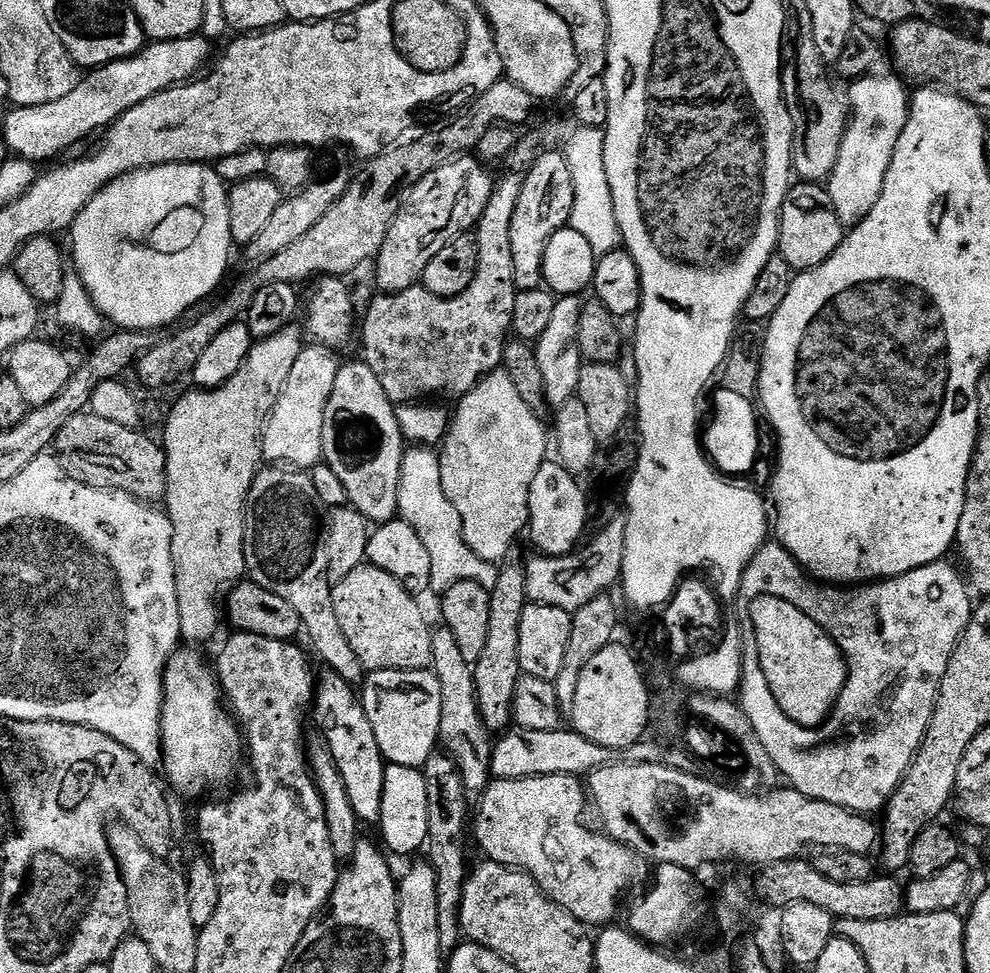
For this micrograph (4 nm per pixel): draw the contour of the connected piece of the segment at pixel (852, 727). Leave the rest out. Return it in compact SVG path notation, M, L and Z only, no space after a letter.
M766 542L760 547L758 554L754 554L750 566L746 566L744 577L740 583L740 589L738 591L739 599L744 602L749 602L754 598L758 598L759 595L773 595L776 598L782 598L785 602L790 602L798 610L802 610L807 617L812 618L826 634L832 637L833 642L840 648L841 654L844 656L847 664L848 678L827 720L819 727L804 728L798 723L791 721L782 712L782 707L778 706L778 702L774 700L774 696L770 692L770 686L767 685L766 677L762 672L762 666L759 665L758 650L756 647L749 647L745 651L744 667L740 669L740 686L738 689L739 706L743 710L746 718L749 719L750 726L754 728L754 732L758 736L759 741L762 742L762 745L766 746L766 751L772 759L773 769L777 773L780 771L788 779L785 781L791 787L795 788L796 791L806 794L810 798L818 798L822 802L830 802L834 806L848 808L852 812L873 814L872 812L876 811L876 813L879 813L887 805L888 799L898 790L898 786L904 780L905 774L910 770L910 766L922 746L922 738L926 734L928 723L934 714L936 695L940 689L942 678L946 674L946 666L950 666L950 658L954 654L954 650L958 646L958 642L962 638L966 626L972 621L974 600L971 600L973 597L970 595L969 585L966 583L965 577L959 571L956 573L948 563L949 561L947 559L935 560L933 564L927 564L918 570L910 570L901 576L892 576L889 580L881 580L879 582L865 582L859 586L825 586L821 581L812 579L800 567L799 562L779 542Z

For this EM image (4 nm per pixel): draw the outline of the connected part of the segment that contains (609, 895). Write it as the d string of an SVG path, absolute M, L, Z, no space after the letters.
M531 776L530 778L522 778L521 780L498 780L493 779L484 795L479 797L478 804L480 809L474 812L474 840L480 843L480 848L485 853L487 859L492 860L495 864L504 864L507 868L518 868L521 872L536 879L536 885L551 898L558 906L562 906L574 918L578 918L578 922L582 922L586 926L592 924L600 924L599 926L608 926L613 923L612 920L619 914L620 895L623 892L631 890L635 884L643 885L650 876L650 862L642 854L638 854L632 848L627 848L625 844L619 844L618 841L605 836L603 831L597 830L595 827L587 828L584 825L584 804L586 808L586 788L583 783L575 776Z

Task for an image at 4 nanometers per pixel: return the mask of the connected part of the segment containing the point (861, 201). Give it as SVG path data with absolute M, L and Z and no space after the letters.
M871 72L849 85L848 129L844 131L842 146L838 150L838 162L826 181L826 187L832 193L834 210L846 226L863 222L870 210L874 210L874 202L878 202L884 192L886 170L890 170L900 131L904 129L908 117L910 94L905 87L903 79L892 72Z

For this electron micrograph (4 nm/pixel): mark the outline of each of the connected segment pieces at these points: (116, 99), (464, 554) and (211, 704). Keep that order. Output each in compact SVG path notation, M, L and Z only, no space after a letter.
M202 34L181 40L158 40L149 43L137 56L128 60L91 69L81 75L78 86L74 86L66 98L33 108L13 107L2 121L4 144L12 151L9 153L13 157L21 160L55 161L56 155L82 143L91 132L107 129L122 114L126 114L126 110L138 106L138 102L146 102L146 98L154 98L154 94L162 90L197 79L205 71L204 63L213 59L212 48L213 41Z
M412 446L404 453L402 474L398 486L399 519L414 526L414 534L422 538L422 543L430 553L431 591L443 594L452 584L465 580L478 582L487 592L494 590L494 582L498 582L499 567L474 554L470 546L466 546L462 534L462 518L458 518L458 510L454 510L454 502L446 498L442 490L442 474L440 473L440 457L431 447Z
M188 651L192 652L173 652L164 670L160 755L167 787L180 796L200 796L235 778L236 767L242 764L242 733L222 703L220 686L209 661L207 664L196 653L199 651Z

